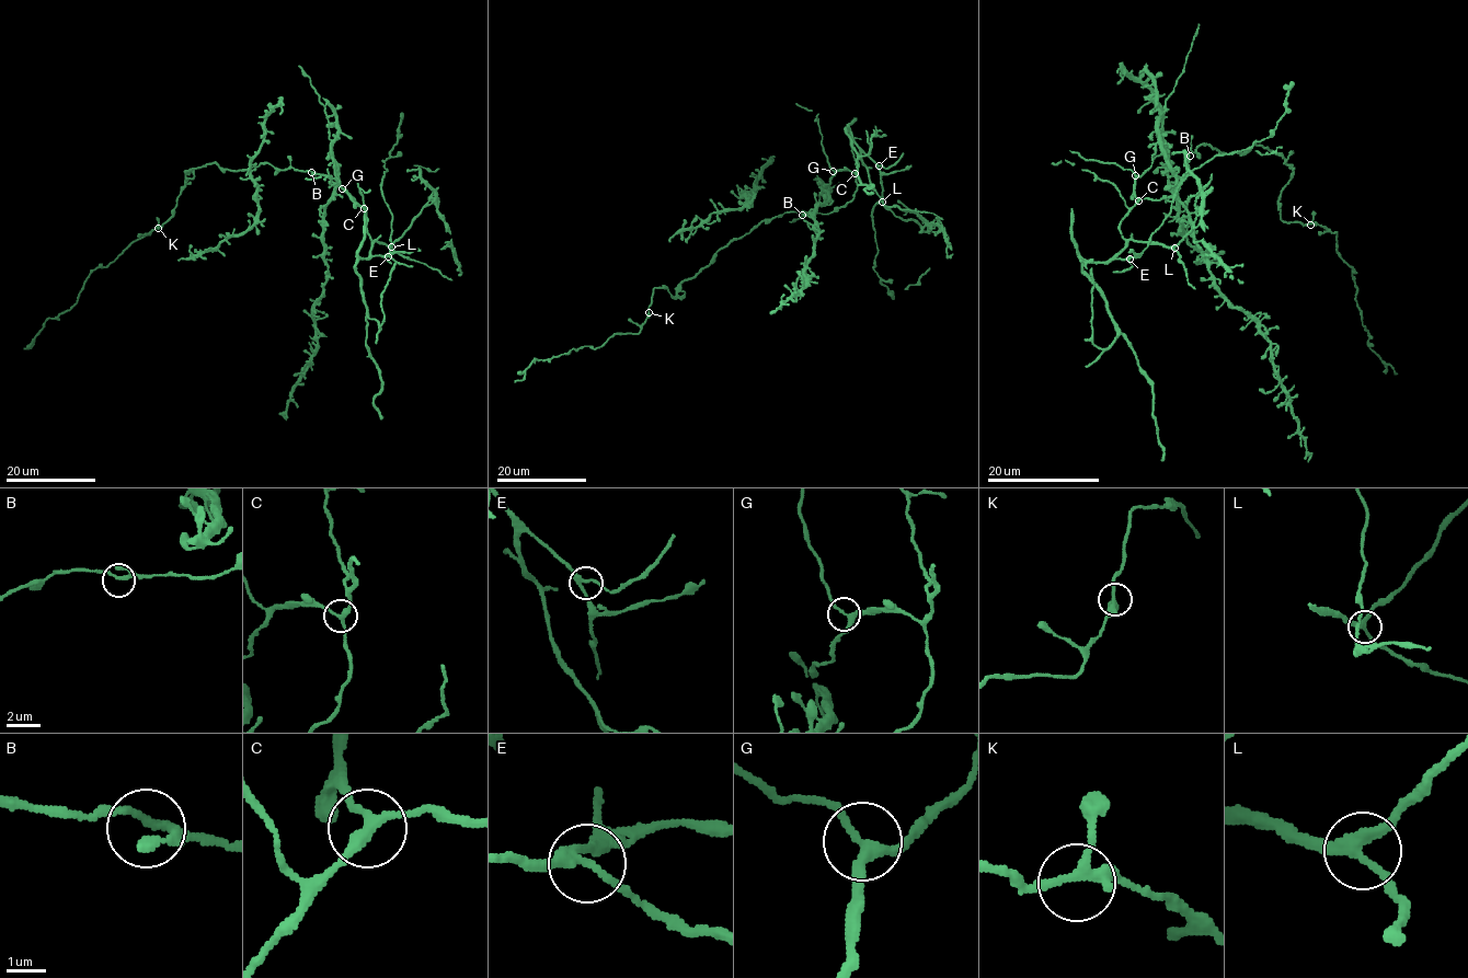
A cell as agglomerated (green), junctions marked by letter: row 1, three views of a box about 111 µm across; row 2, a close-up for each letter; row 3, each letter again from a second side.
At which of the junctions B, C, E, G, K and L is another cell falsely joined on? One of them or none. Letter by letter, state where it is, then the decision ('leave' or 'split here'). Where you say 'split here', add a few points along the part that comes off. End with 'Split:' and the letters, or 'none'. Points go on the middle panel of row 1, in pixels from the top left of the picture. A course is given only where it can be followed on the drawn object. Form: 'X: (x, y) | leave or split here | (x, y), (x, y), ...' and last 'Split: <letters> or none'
B: (802, 215) | leave
C: (855, 173) | leave
E: (879, 165) | leave
G: (833, 171) | leave
K: (649, 312) | leave
L: (882, 202) | leave
Split: none

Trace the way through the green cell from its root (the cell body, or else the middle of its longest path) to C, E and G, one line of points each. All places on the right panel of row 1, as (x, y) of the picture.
C: (1188, 154), (1188, 171), (1174, 196), (1138, 200)
E: (1188, 154), (1188, 171), (1177, 194), (1142, 197), (1121, 221), (1125, 245), (1113, 259), (1130, 259)
G: (1188, 154), (1188, 171), (1174, 196), (1136, 197), (1135, 175)

